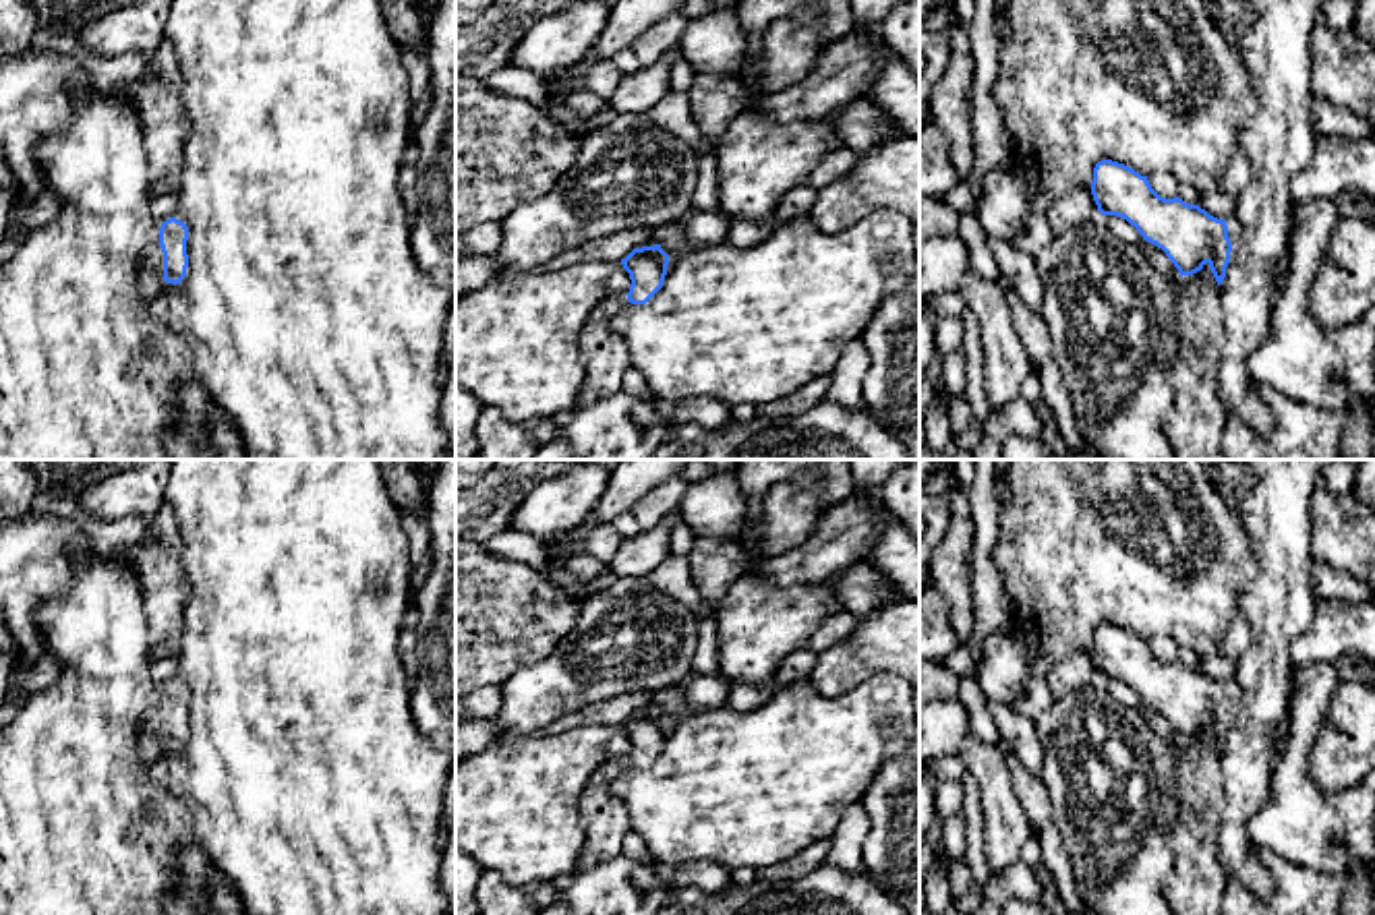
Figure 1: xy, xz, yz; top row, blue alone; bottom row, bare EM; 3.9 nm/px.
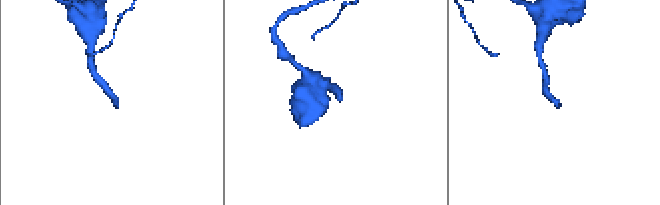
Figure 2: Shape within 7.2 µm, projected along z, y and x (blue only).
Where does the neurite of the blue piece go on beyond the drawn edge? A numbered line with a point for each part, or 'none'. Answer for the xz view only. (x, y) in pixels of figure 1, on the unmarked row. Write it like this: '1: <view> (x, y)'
1: xz (607, 818)

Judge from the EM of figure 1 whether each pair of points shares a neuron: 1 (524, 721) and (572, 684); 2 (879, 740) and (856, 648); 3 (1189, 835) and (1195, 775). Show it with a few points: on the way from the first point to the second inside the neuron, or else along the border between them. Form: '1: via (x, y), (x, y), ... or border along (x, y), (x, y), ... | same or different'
1: via (537, 709), (560, 686) | same
2: border along (897, 673), (868, 675), (839, 694), (816, 690) | different
3: via (1191, 820), (1195, 789) | same

